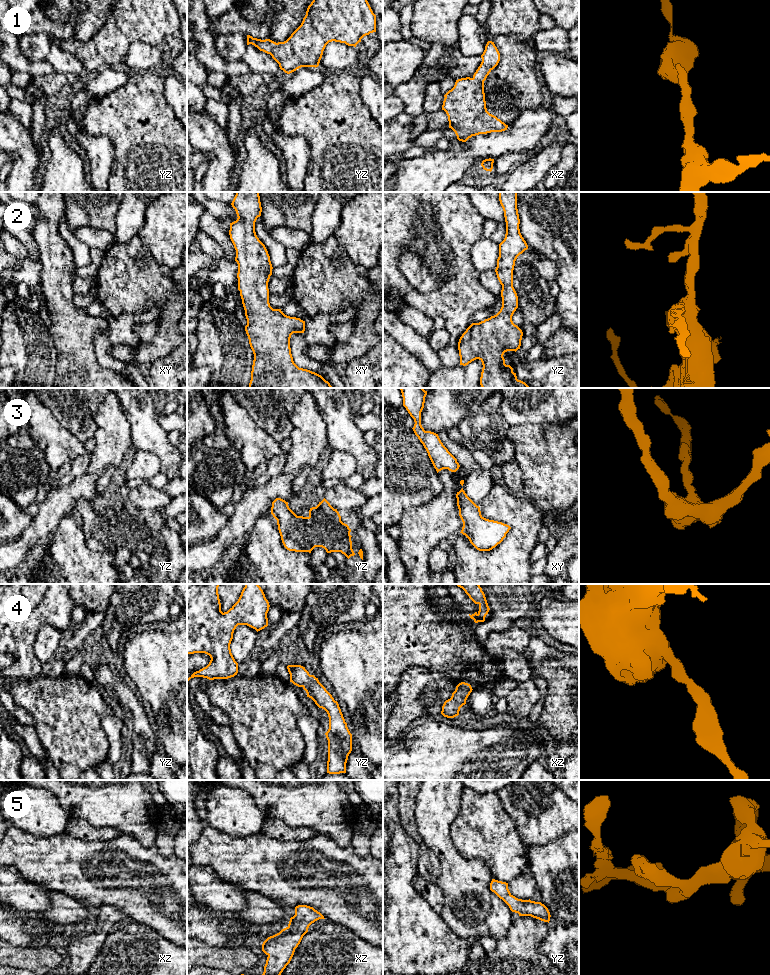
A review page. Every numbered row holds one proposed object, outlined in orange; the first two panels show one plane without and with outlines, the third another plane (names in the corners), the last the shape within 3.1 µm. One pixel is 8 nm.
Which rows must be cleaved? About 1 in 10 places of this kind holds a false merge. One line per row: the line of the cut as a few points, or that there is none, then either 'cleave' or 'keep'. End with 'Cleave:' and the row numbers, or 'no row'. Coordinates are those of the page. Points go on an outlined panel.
1: cut none; keep
2: cut none; keep
3: cut none; keep
4: cut none; keep
5: cut none; keep
Cleave: no row

